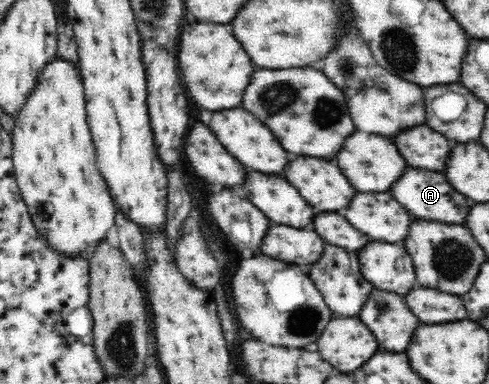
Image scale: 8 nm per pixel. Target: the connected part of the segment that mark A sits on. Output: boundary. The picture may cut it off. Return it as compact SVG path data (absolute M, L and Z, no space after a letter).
M407 170L405 176L393 186L393 196L411 210L413 216L425 220L439 220L445 224L465 224L471 202L465 194L457 192L441 172L425 172L425 170Z

